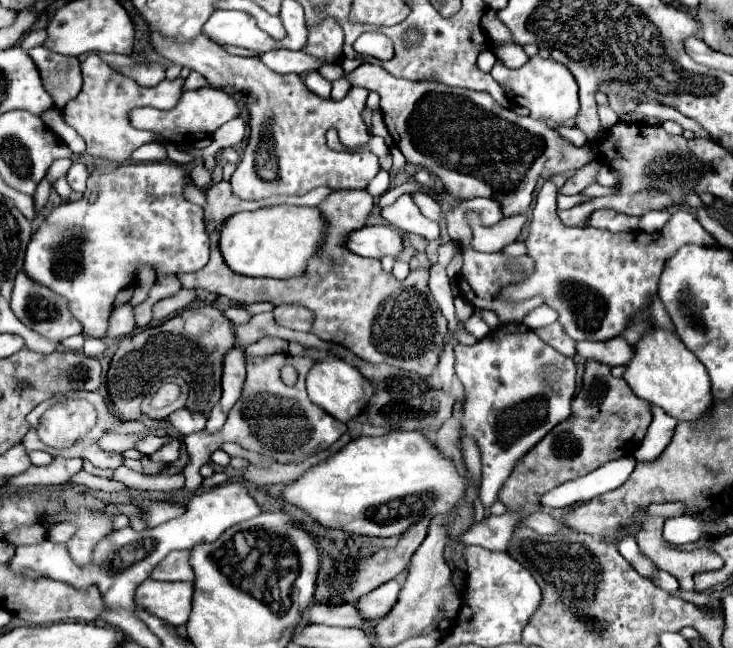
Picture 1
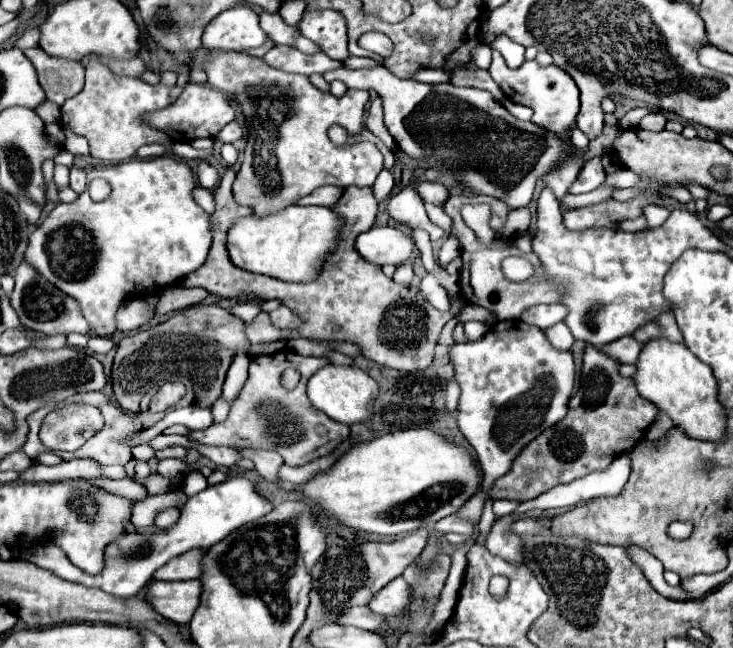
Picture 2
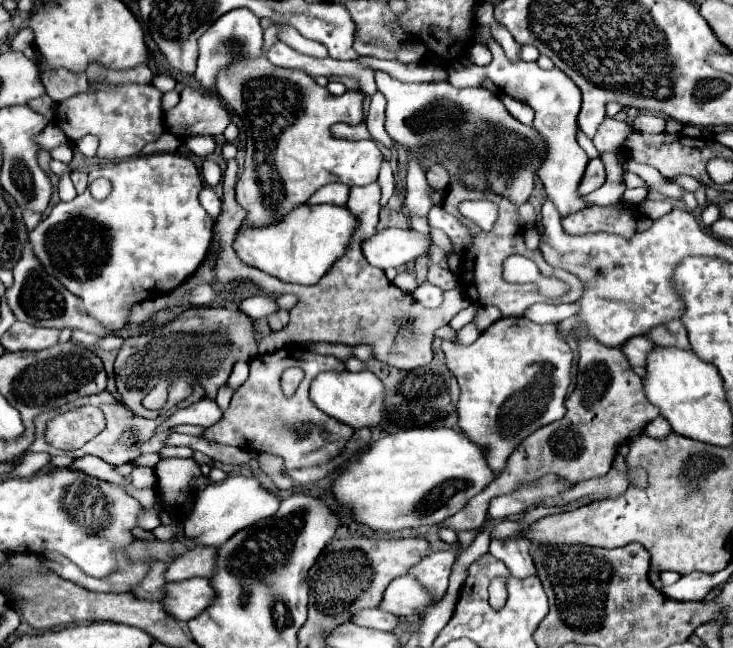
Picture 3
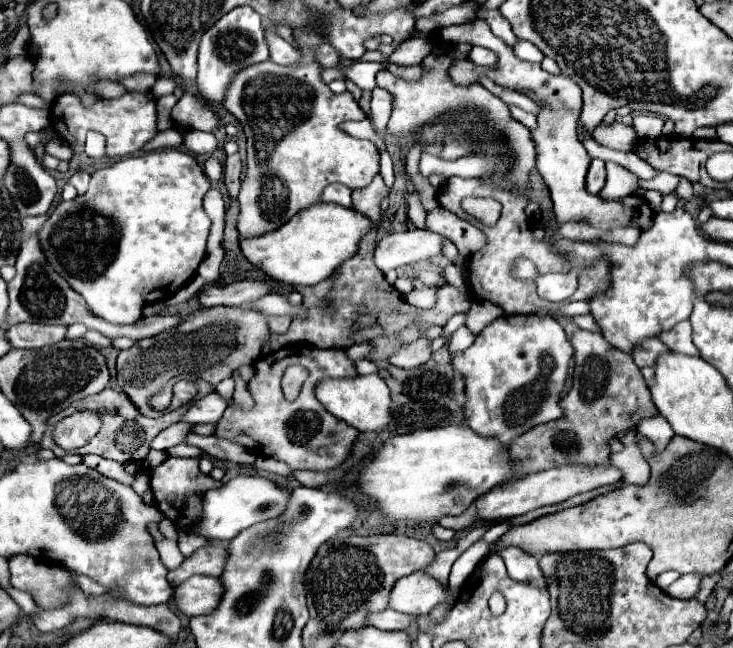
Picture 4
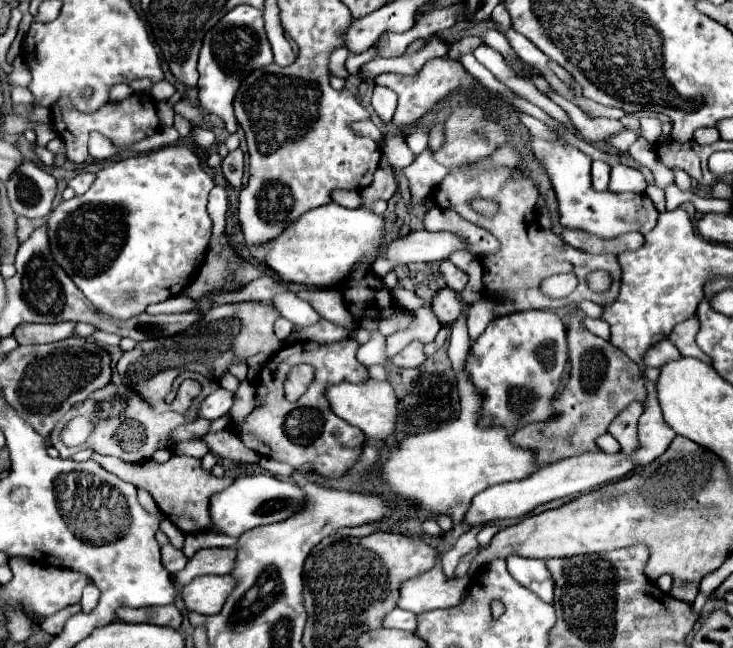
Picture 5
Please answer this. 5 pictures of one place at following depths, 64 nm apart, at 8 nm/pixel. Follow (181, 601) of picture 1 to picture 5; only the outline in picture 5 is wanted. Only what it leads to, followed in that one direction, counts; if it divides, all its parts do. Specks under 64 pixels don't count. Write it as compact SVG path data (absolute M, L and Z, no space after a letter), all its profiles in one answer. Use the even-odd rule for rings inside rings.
M198 576L182 590L182 598L186 602L188 610L200 612L200 614L216 614L222 610L224 602L236 588L236 578L226 576Z

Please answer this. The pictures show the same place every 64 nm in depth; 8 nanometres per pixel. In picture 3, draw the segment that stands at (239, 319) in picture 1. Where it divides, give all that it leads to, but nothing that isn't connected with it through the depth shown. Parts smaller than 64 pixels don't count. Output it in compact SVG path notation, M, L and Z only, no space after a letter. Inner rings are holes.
M256 294L248 300L244 300L244 304L240 304L242 312L248 312L248 316L252 316L252 320L258 320L262 316L270 316L274 312L278 312L278 304L276 304L276 296L272 294Z

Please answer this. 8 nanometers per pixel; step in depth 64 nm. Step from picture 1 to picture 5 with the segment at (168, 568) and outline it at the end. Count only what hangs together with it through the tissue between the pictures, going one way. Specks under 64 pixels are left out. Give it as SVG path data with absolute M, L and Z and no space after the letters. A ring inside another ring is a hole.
M206 548L198 550L184 570L174 574L178 586L190 584L196 576L204 574L230 574L236 562L236 548Z

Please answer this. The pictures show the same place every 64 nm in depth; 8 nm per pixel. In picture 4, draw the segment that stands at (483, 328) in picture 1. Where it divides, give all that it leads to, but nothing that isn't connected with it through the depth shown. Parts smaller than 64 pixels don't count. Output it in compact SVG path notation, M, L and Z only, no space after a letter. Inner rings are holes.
M460 326L460 328L450 336L450 340L448 340L448 350L450 350L452 354L460 354L460 352L464 352L466 348L470 348L472 342L474 342L474 334L472 334L466 326Z

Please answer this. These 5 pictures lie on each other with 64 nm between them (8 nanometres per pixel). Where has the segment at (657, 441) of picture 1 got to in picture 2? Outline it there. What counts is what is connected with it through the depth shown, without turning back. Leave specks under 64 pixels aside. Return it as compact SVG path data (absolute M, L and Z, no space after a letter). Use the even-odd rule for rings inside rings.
M658 414L658 420L648 428L648 434L646 434L646 440L650 440L650 442L656 442L656 440L660 440L668 430L672 428L672 420L666 416L666 414Z

